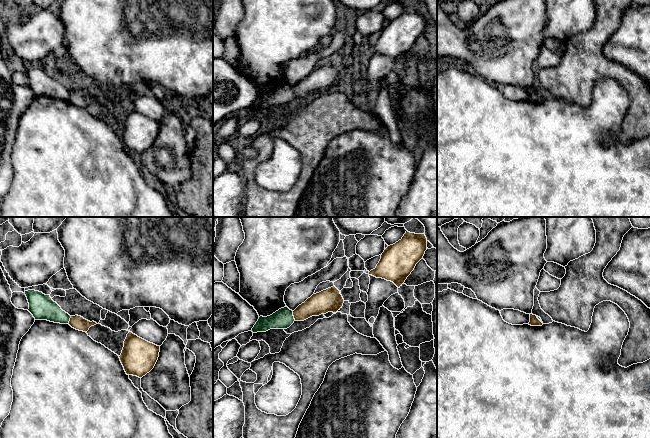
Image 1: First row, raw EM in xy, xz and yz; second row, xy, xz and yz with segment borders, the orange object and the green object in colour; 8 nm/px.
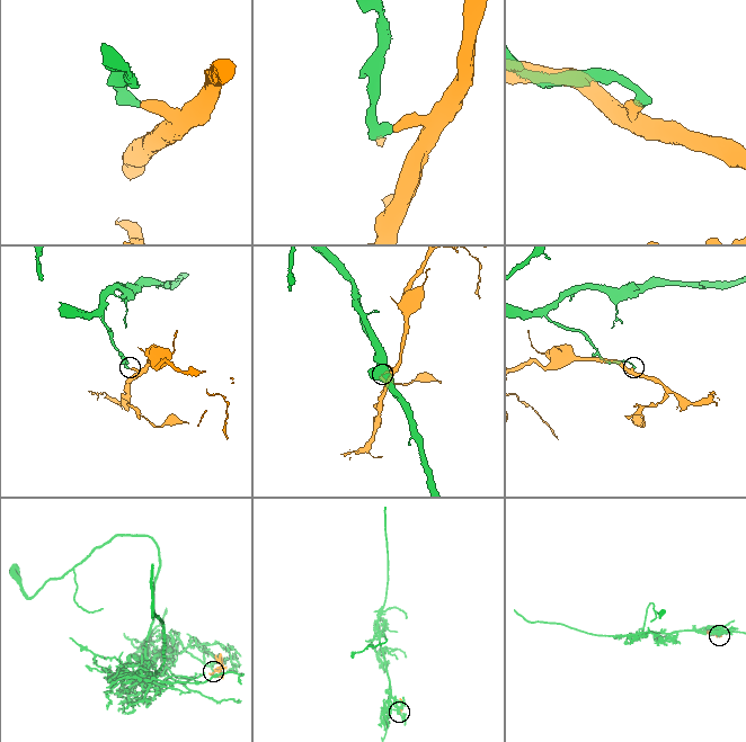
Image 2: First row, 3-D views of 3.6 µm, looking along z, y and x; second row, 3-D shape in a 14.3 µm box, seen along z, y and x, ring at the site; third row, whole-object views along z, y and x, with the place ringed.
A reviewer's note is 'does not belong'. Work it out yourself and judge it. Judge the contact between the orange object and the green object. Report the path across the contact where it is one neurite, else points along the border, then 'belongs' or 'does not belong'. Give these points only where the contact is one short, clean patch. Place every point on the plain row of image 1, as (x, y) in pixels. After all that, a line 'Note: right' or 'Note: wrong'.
border along xz (292, 87), (295, 96); does not belong
Note: right

